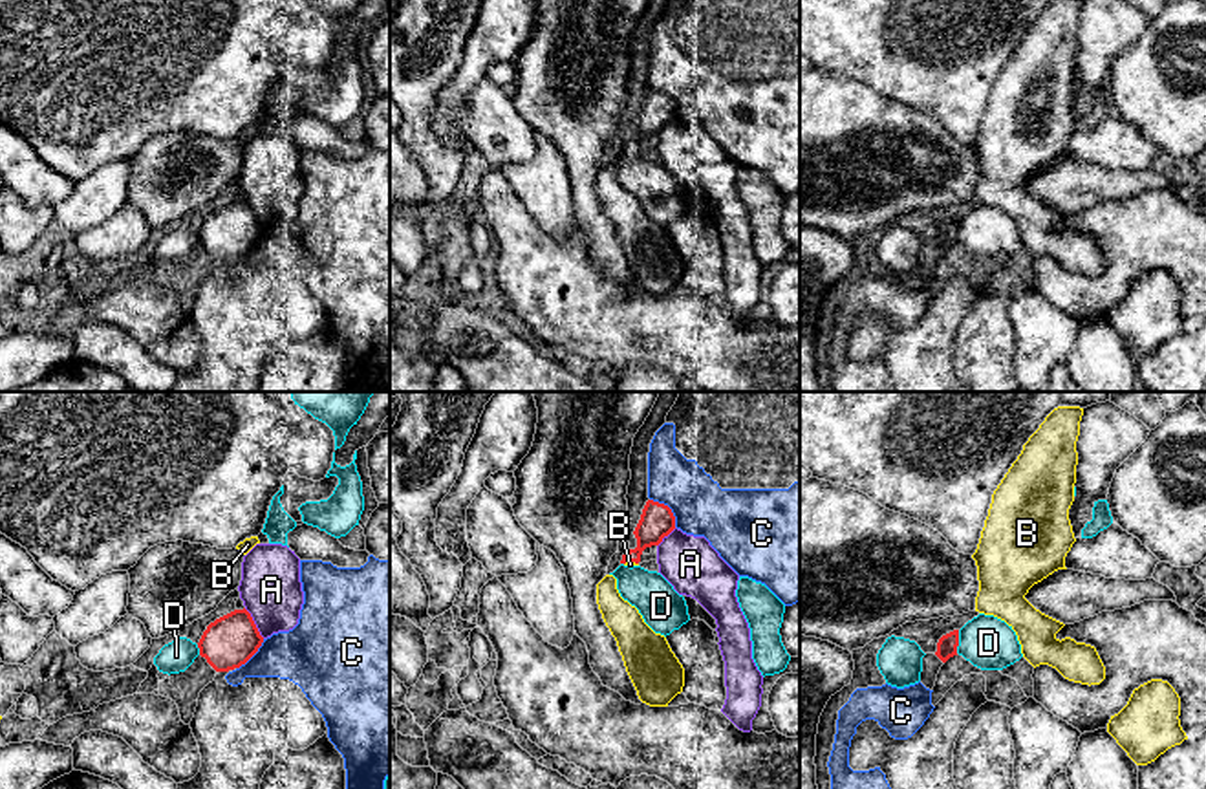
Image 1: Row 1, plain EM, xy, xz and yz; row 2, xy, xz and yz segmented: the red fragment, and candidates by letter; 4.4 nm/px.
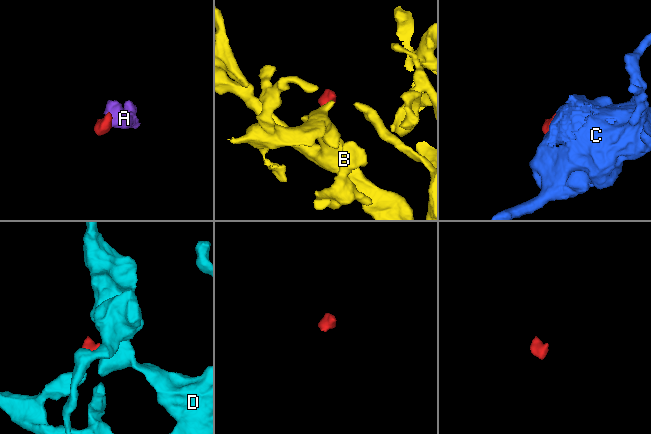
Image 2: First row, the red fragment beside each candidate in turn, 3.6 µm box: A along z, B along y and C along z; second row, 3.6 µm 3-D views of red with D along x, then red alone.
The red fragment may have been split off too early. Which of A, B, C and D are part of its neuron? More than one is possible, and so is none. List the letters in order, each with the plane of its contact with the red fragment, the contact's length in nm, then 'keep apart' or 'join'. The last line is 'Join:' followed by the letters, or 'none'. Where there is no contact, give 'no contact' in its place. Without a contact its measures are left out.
A: contact in xy; length 160 nm; keep apart
B: contact in xz; length 60 nm; join
C: contact in xz; length 170 nm; keep apart
D: contact in yz; length 110 nm; keep apart
Join: B

